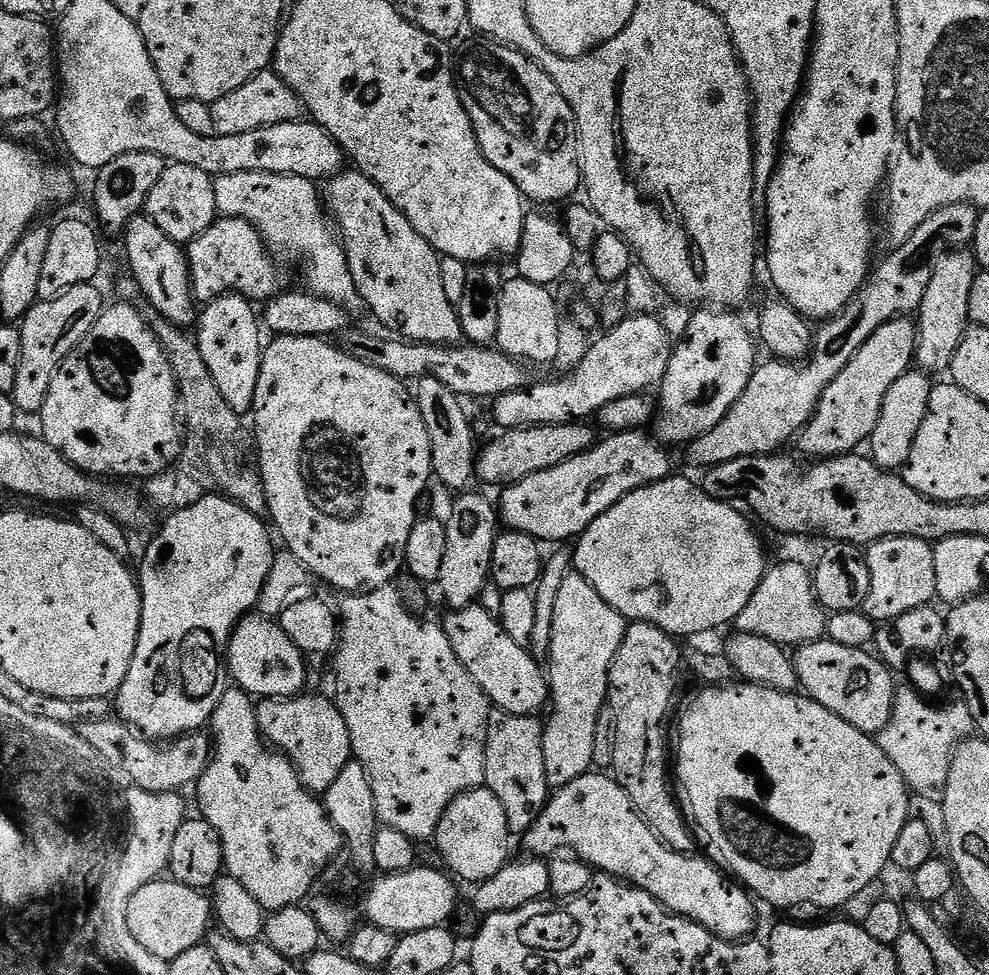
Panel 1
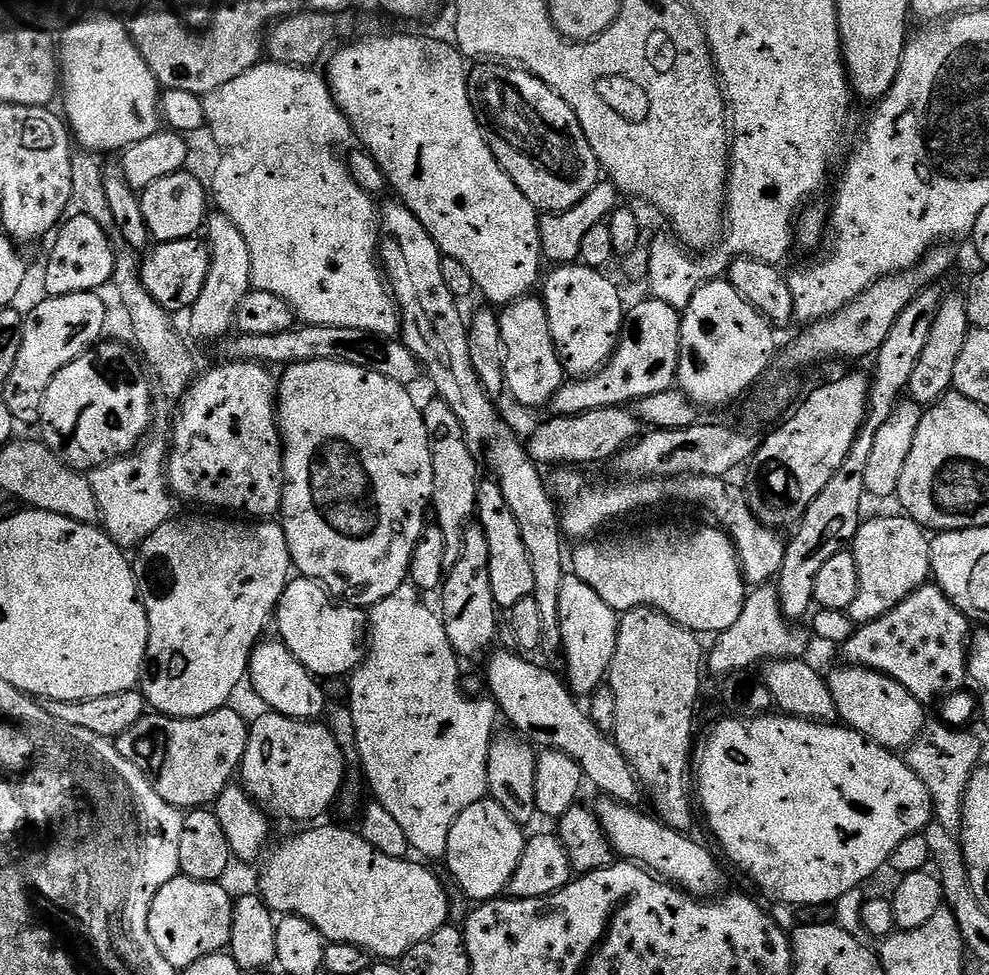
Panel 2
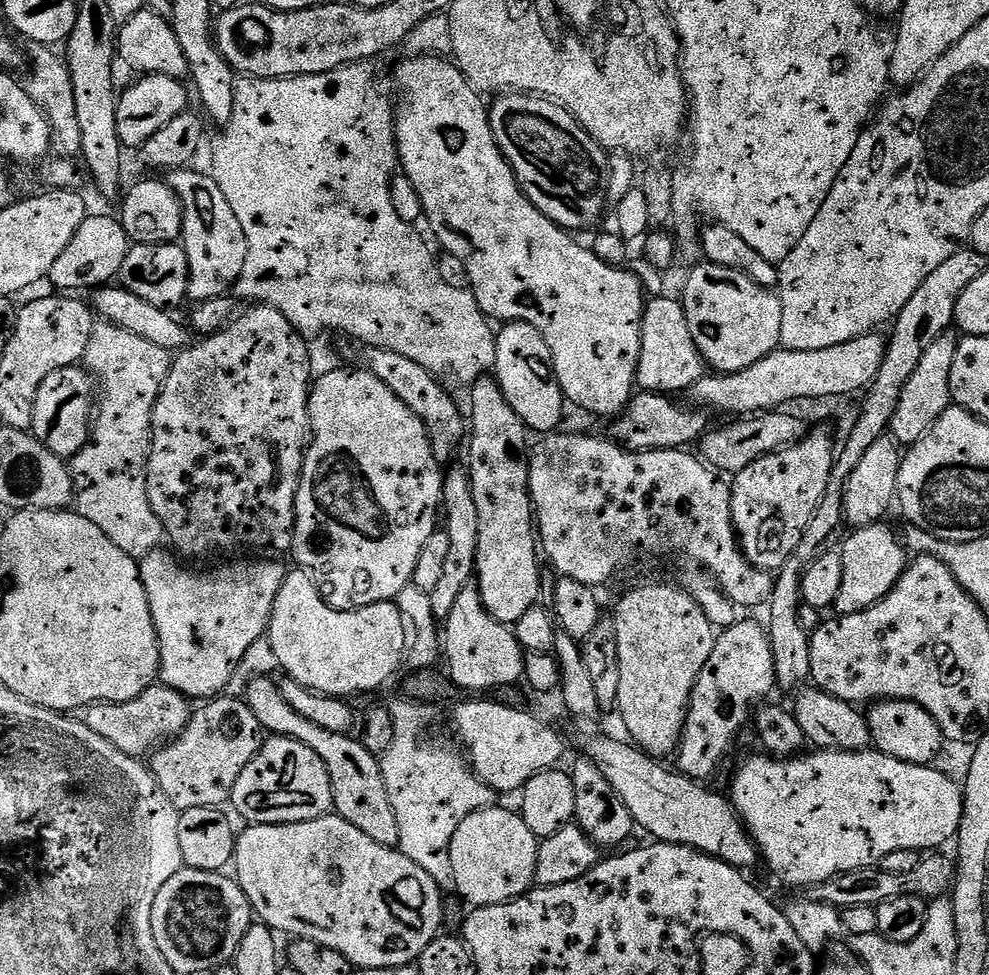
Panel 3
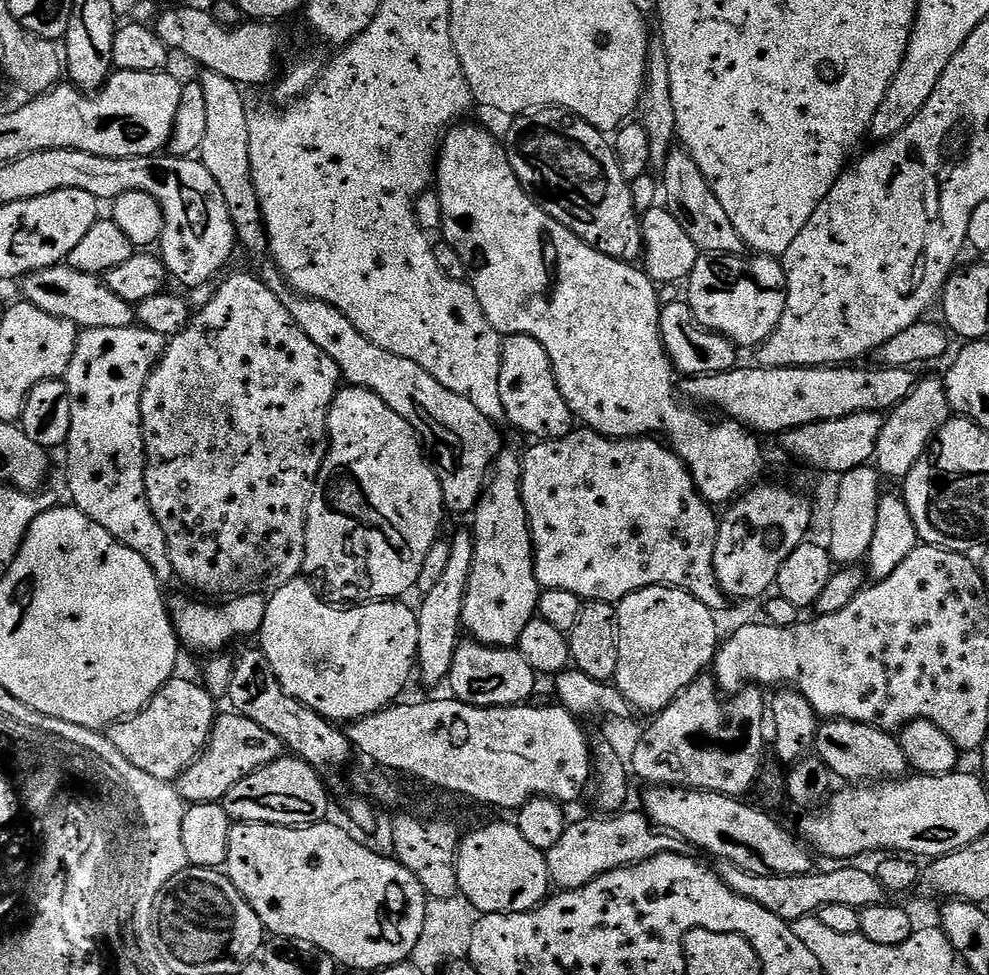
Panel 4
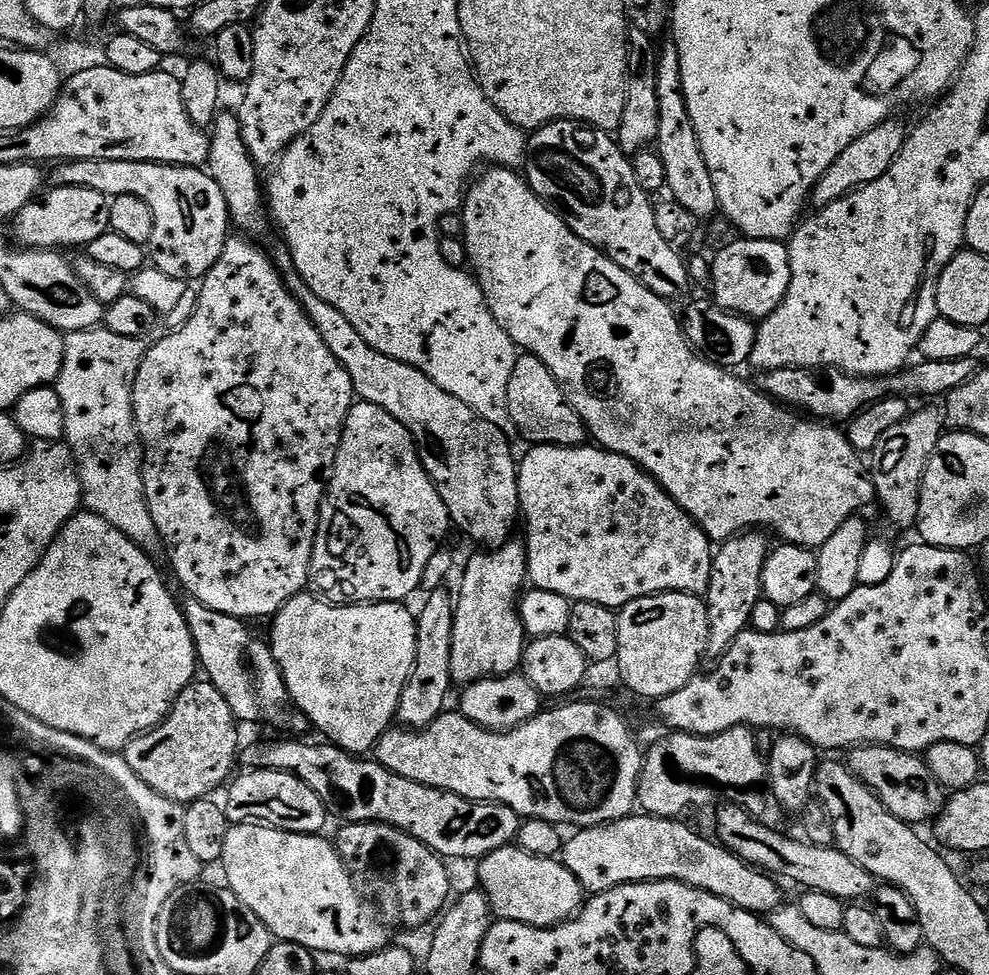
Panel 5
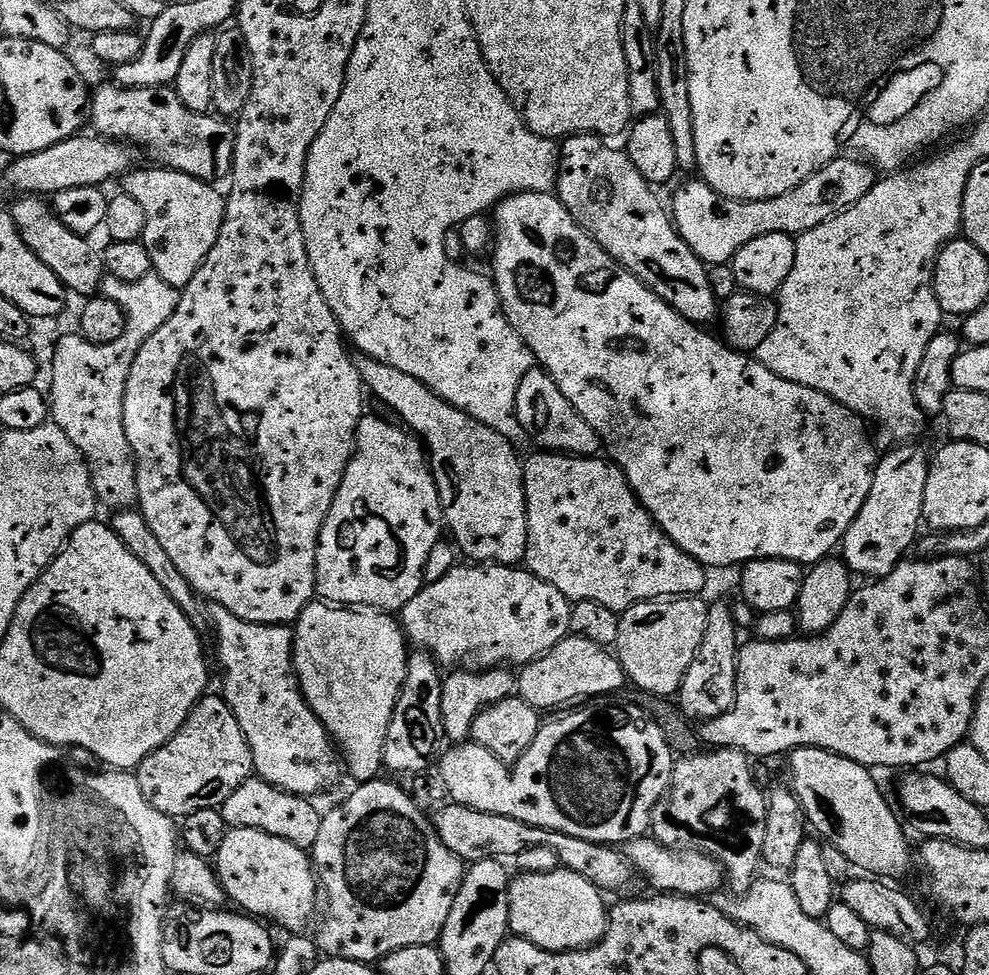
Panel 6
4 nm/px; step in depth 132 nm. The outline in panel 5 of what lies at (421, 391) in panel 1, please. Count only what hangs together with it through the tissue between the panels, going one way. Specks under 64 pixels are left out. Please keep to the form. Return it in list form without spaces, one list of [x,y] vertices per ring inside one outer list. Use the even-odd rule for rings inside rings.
[[[447,587],[427,593],[428,601],[416,616],[416,661],[410,678],[402,690],[396,711],[399,723],[408,730],[423,730],[433,724],[446,711],[448,691],[454,688],[450,670],[450,650],[454,634],[456,602]]]

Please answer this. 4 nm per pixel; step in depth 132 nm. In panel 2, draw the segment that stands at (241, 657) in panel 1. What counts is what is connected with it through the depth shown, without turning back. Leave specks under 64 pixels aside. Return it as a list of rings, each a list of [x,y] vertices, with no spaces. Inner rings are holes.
[[[276,638],[268,639],[261,639],[257,643],[248,660],[246,673],[247,683],[249,685],[252,683],[257,698],[264,703],[263,707],[299,720],[323,717],[326,695],[324,696],[323,690],[320,689],[321,681],[304,669],[302,662],[294,658],[294,654],[283,642]]]

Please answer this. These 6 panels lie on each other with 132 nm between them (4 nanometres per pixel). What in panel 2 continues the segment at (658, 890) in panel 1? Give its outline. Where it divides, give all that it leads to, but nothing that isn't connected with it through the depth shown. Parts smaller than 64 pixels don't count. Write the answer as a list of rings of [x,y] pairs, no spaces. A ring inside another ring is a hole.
[[[600,798],[594,804],[596,817],[600,819],[606,838],[612,843],[617,857],[635,862],[670,884],[675,884],[689,895],[706,898],[721,891],[720,864],[691,835],[666,826],[655,815],[639,812],[639,807],[622,804],[611,798]]]

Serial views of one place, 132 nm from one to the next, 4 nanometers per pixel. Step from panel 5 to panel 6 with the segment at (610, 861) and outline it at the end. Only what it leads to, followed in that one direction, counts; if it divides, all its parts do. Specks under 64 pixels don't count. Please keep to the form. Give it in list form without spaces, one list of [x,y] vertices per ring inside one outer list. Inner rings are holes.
[[[645,834],[626,845],[628,863],[637,873],[644,875],[644,880],[649,884],[649,889],[660,894],[674,896],[691,896],[693,898],[708,898],[711,892],[716,892],[726,884],[724,868],[712,856],[702,852],[667,848],[659,844],[655,836]]]

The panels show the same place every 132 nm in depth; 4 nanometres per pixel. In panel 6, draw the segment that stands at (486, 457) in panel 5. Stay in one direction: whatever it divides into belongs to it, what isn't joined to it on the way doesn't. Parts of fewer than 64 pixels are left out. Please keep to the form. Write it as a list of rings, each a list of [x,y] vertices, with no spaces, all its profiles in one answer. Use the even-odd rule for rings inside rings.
[[[363,354],[357,355],[355,362],[365,389],[371,395],[373,392],[393,412],[391,415],[407,425],[422,441],[430,457],[432,477],[440,495],[440,510],[444,514],[444,524],[447,531],[448,528],[452,531],[450,536],[457,549],[463,555],[465,552],[469,556],[467,559],[472,562],[519,565],[526,554],[528,511],[524,493],[524,465],[521,457],[510,446],[510,442],[506,442],[502,434],[490,430],[490,426],[482,426],[477,420],[470,418],[467,412],[450,406],[441,396],[435,396],[426,385],[418,382],[418,378],[410,378],[410,374],[394,370],[394,366],[386,366],[386,362],[372,360]]]

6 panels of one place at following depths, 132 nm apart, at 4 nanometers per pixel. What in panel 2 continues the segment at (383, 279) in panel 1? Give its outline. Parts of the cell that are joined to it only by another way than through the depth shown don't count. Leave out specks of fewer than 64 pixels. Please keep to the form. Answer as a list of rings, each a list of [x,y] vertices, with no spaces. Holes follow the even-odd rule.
[[[393,202],[379,209],[380,218],[380,250],[378,259],[382,265],[382,271],[400,305],[400,330],[405,346],[416,355],[423,375],[428,376],[430,383],[436,387],[435,395],[450,406],[458,422],[462,422],[462,430],[466,434],[468,443],[473,446],[481,444],[484,447],[484,460],[488,463],[491,475],[496,484],[506,497],[514,519],[518,522],[518,530],[522,533],[522,542],[526,546],[526,554],[530,554],[530,566],[534,569],[534,590],[531,596],[540,607],[540,621],[542,621],[542,642],[538,652],[543,663],[553,672],[560,674],[565,671],[564,647],[562,646],[562,626],[558,618],[558,594],[562,594],[562,582],[566,575],[566,552],[564,556],[564,544],[566,537],[560,531],[560,518],[558,505],[550,495],[549,485],[540,477],[541,469],[532,461],[528,453],[525,441],[516,437],[516,432],[500,417],[500,412],[495,408],[493,397],[489,396],[482,386],[478,374],[474,370],[474,362],[470,362],[470,346],[468,345],[468,324],[460,317],[458,301],[454,294],[450,294],[446,282],[442,282],[442,262],[440,247],[430,238],[426,226],[414,218],[414,214],[406,205]]]

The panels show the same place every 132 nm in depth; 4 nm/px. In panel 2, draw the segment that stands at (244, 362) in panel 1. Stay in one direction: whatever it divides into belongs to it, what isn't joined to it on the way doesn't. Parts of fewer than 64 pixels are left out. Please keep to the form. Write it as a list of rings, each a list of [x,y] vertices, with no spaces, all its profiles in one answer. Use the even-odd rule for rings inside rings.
[[[219,214],[209,215],[206,221],[206,243],[210,253],[206,284],[202,286],[202,294],[198,294],[198,302],[187,313],[188,328],[192,331],[191,339],[213,340],[219,342],[233,331],[236,322],[238,302],[246,298],[252,288],[250,274],[250,249],[246,246],[246,238],[230,222],[230,218]]]

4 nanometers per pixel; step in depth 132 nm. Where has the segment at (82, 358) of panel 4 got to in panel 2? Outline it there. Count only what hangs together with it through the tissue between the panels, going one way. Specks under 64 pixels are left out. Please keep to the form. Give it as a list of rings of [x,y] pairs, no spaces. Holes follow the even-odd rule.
[[[156,427],[145,433],[134,452],[93,469],[88,476],[98,500],[102,526],[111,540],[125,550],[139,547],[146,537],[173,515],[174,500],[166,473],[171,429]]]

